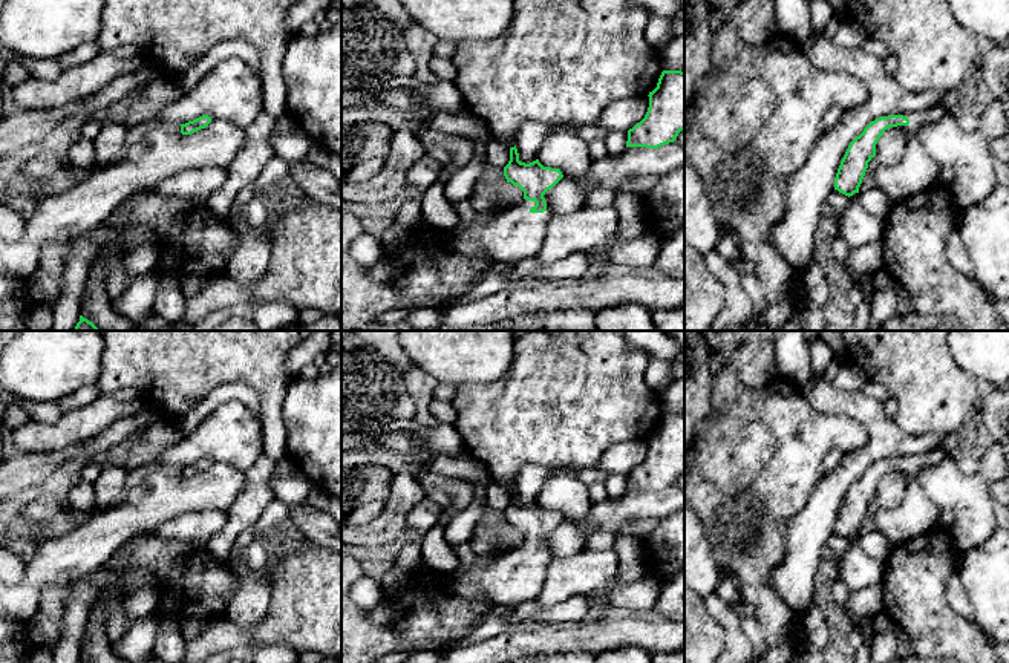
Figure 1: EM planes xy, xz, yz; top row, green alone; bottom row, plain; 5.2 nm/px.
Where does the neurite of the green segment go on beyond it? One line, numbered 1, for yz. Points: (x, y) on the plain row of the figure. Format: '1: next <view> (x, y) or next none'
1: next yz (917, 463)

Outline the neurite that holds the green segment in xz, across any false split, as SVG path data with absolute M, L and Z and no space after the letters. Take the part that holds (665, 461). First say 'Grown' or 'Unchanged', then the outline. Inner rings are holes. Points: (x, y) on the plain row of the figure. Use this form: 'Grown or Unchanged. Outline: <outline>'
Unchanged. Outline: M663 413L657 430L649 435L649 450L645 461L628 473L626 490L658 492L674 485L681 473L684 473L684 415Z

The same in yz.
Grown. Outline: M934 449L916 456L876 461L850 485L834 521L834 533L848 541L859 536L868 505L876 499L876 487L887 472L900 470L914 479L923 469L937 465L948 458L948 452Z

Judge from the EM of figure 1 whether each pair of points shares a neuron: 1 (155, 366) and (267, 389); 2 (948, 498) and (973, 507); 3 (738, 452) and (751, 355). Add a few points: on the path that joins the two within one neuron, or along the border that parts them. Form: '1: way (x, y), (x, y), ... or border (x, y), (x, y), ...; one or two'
1: way (182, 366), (239, 366); one
2: way (954, 498), (966, 501); one
3: border (728, 363), (752, 388), (763, 388), (777, 375); two

